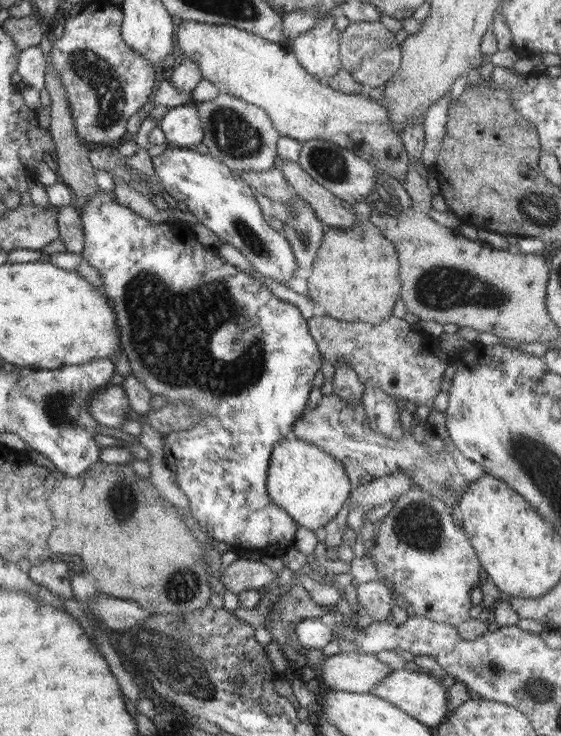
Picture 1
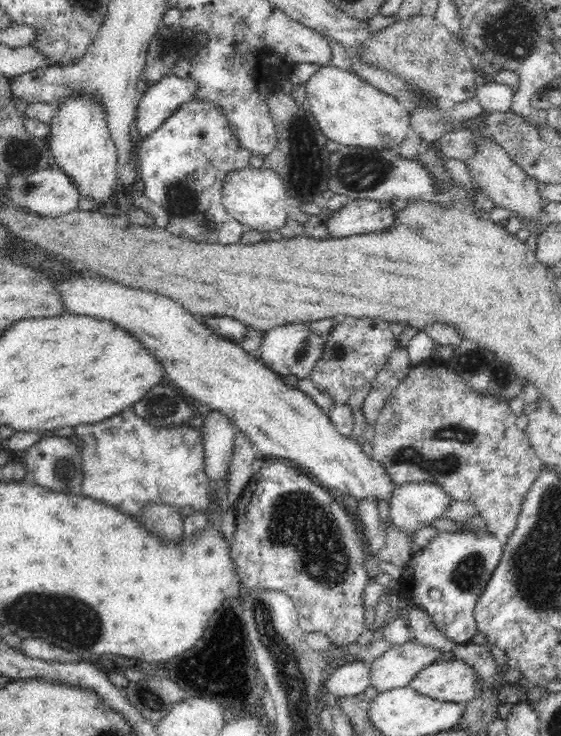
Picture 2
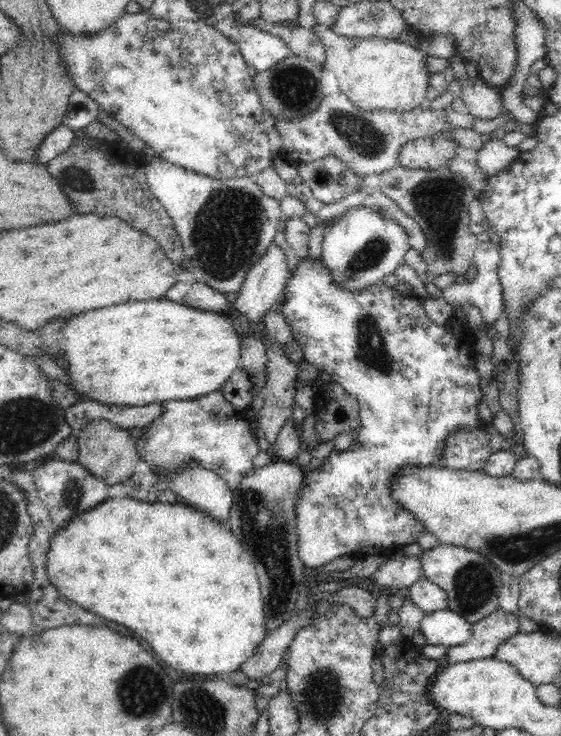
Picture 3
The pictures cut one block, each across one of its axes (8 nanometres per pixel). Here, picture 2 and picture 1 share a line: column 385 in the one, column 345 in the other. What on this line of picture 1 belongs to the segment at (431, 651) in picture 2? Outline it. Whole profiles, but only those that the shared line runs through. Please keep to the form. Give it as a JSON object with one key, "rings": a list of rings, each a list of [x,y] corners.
{"rings":[[[355,650],[324,656],[324,659],[320,662],[320,671],[317,678],[320,680],[320,683],[324,684],[326,689],[369,694],[379,686],[378,684],[386,676],[390,676],[390,672],[394,672],[394,669],[388,666],[388,664],[381,662],[376,655]]]}

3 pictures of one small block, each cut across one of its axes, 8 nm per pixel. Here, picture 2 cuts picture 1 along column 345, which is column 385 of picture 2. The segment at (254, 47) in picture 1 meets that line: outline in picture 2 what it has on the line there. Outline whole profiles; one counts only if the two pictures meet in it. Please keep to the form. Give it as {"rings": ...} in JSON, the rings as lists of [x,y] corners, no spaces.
{"rings":[[[332,64],[320,67],[306,87],[306,104],[327,140],[342,146],[396,151],[407,138],[411,121],[409,112],[396,98],[373,88],[352,72]]]}

